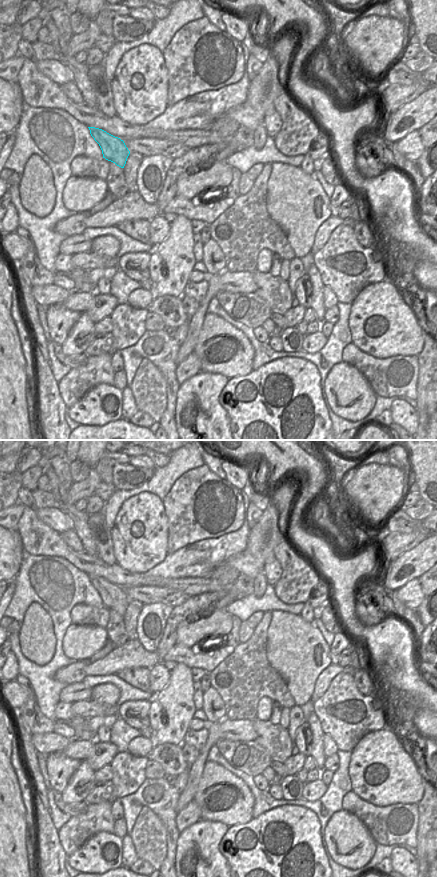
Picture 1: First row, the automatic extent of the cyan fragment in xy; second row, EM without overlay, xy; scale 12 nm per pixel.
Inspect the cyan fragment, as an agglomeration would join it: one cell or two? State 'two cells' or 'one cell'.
one cell

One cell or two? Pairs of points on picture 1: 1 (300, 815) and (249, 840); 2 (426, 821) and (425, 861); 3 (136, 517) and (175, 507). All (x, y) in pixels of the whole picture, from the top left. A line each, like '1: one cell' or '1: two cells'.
1: one cell
2: one cell
3: two cells

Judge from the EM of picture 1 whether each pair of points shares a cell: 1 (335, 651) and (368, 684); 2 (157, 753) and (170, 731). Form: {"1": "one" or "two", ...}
{"1": "two", "2": "two"}

